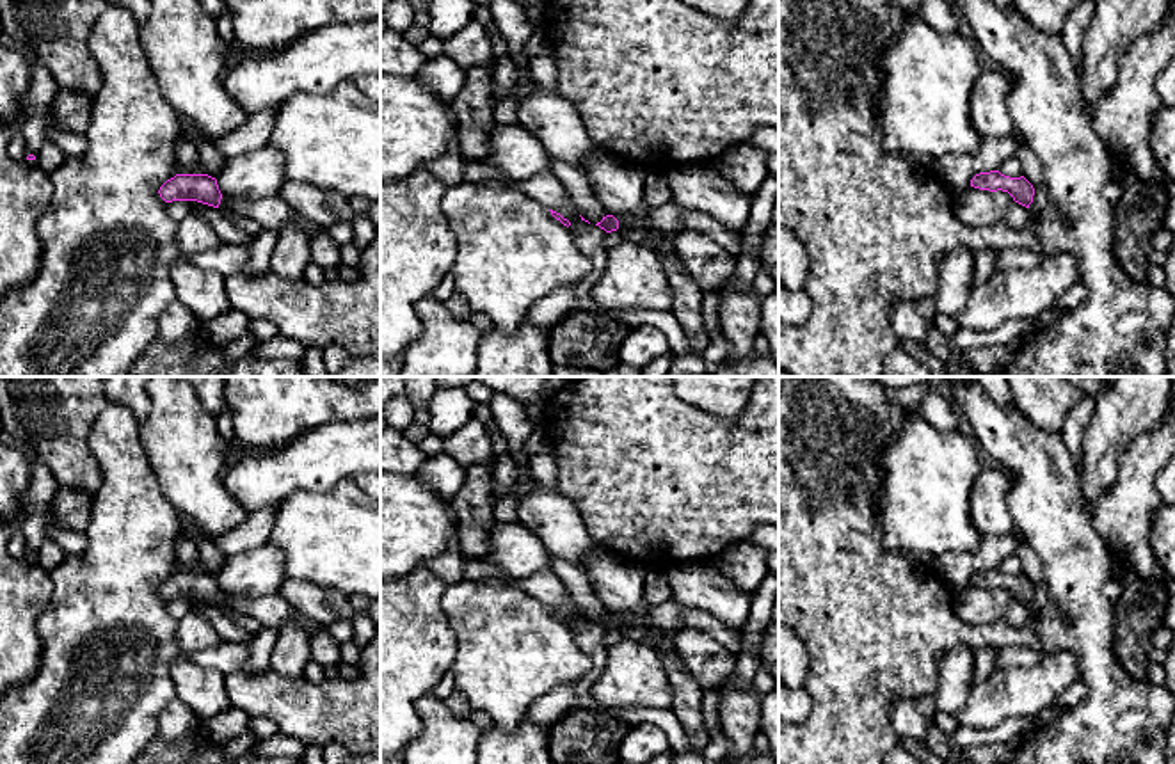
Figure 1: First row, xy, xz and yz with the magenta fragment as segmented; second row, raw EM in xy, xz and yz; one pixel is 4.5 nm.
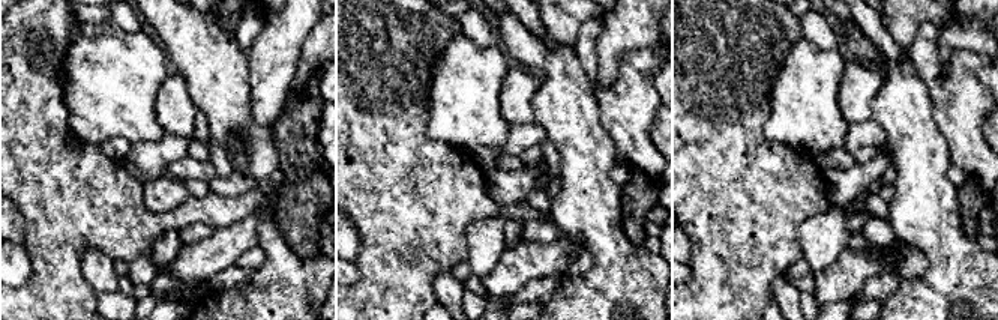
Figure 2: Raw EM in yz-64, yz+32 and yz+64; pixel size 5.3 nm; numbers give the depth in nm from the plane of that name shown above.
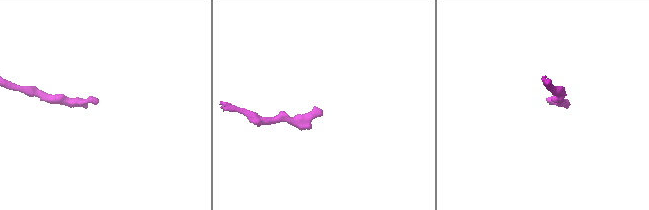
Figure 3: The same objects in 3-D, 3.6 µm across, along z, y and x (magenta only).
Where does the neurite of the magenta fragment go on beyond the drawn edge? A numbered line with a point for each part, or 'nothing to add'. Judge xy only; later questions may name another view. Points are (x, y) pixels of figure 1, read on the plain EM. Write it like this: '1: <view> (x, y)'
1: xy (271, 610)

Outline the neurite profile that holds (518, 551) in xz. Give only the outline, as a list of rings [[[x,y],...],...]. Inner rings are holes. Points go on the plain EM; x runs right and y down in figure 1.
[[[496,522],[489,533],[489,553],[482,560],[503,569],[512,579],[551,570],[549,551],[519,522]]]

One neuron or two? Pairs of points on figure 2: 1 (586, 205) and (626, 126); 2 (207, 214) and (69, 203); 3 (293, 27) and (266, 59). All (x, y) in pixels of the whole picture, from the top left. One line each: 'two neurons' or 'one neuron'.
1: two neurons
2: one neuron
3: one neuron

